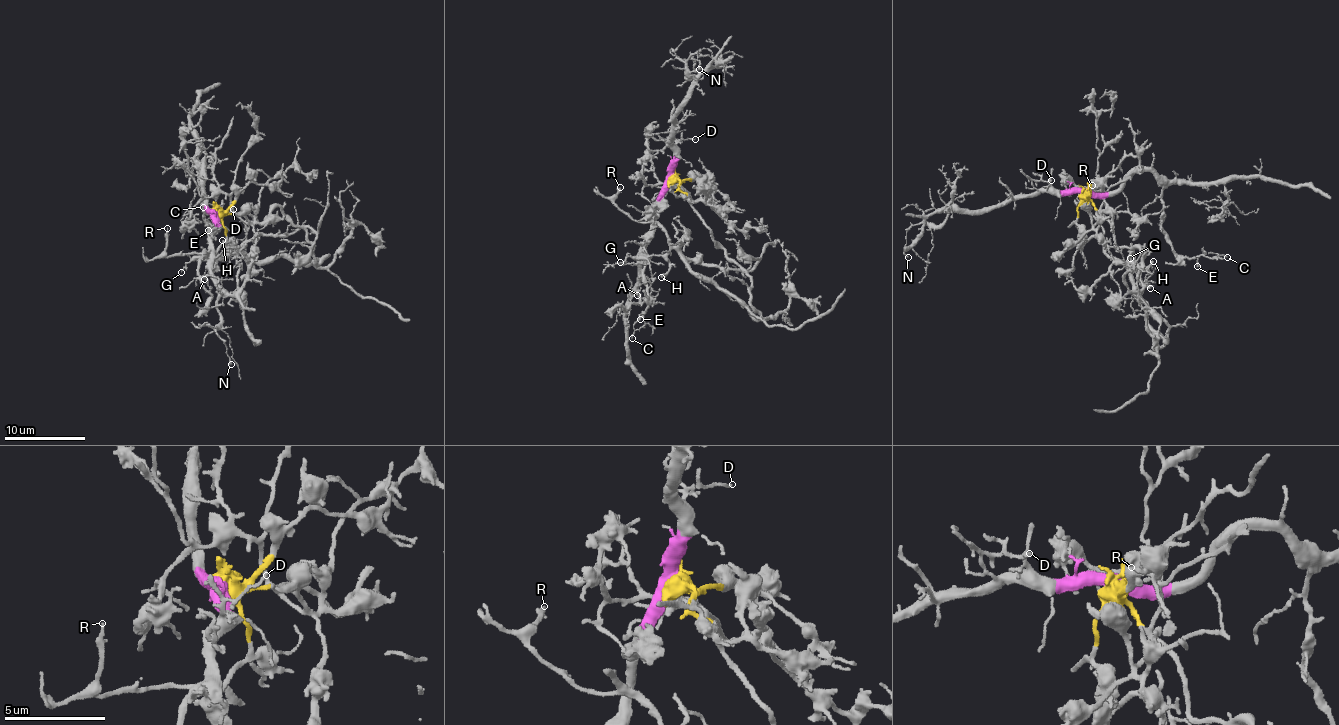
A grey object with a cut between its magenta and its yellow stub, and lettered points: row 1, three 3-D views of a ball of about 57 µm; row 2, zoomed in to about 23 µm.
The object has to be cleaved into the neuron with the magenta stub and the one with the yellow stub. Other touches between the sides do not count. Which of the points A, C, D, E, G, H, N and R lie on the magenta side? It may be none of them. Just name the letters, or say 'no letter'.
C, D, E, N

